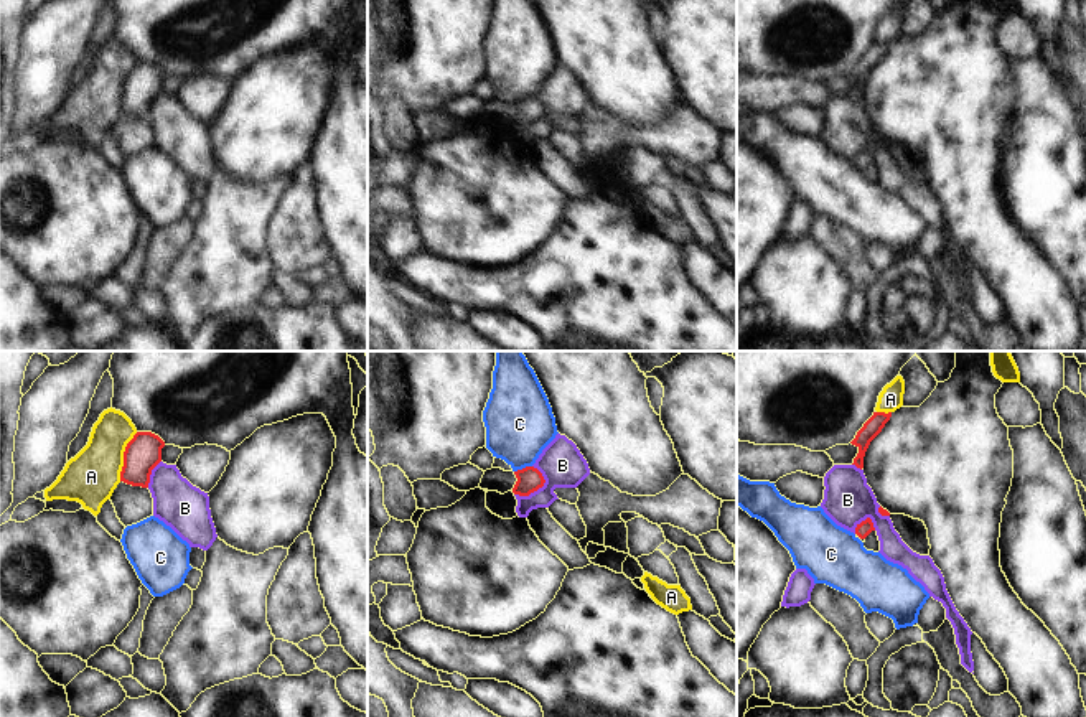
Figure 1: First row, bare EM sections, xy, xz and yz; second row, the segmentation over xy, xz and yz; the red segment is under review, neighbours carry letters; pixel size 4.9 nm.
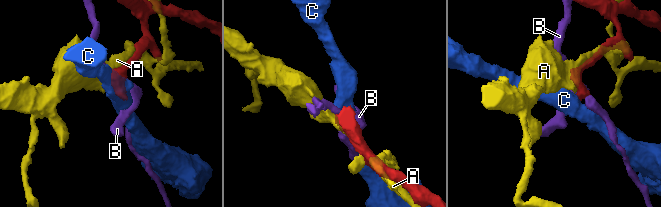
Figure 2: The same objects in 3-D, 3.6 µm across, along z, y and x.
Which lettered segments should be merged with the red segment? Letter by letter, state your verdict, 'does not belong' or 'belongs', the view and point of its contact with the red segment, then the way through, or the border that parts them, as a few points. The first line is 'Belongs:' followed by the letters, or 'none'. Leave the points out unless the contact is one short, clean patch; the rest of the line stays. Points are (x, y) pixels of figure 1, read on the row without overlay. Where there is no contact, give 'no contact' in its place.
Belongs: none
A: does not belong; contact xy (124, 88)
B: does not belong; contact xz (538, 119)
C: does not belong; contact xz (523, 99); border xz (531, 96), (514, 103)

